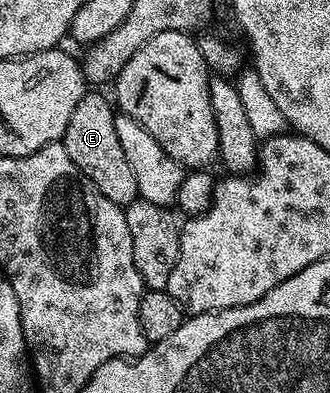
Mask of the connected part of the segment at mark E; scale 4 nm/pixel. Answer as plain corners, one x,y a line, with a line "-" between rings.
86,92
75,104
75,112
71,112
71,120
67,124
67,132
63,144
67,148
67,156
84,174
119,207
126,207
130,202
138,201
135,172
131,172
131,164
127,164
127,156
123,156
123,148
119,145
119,135
115,133
115,106
101,95
101,92

